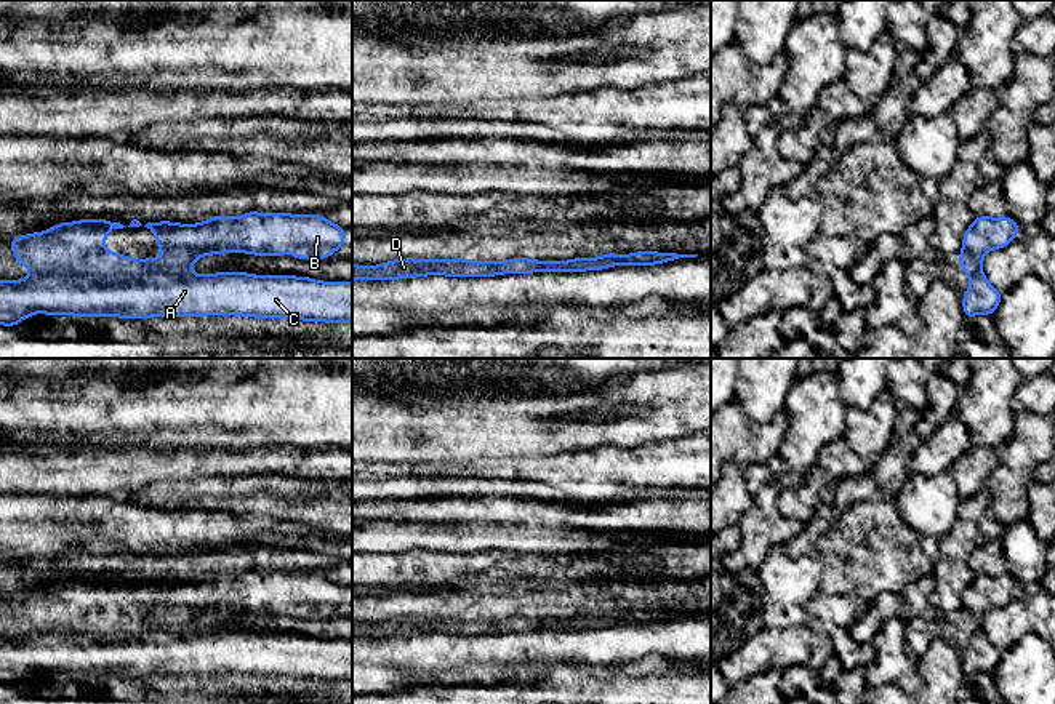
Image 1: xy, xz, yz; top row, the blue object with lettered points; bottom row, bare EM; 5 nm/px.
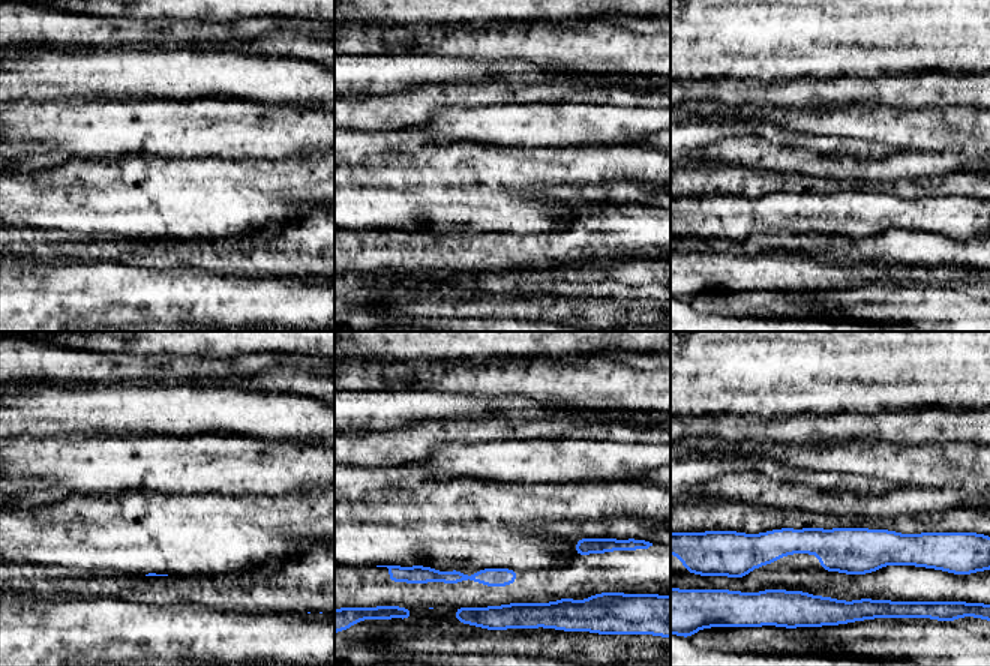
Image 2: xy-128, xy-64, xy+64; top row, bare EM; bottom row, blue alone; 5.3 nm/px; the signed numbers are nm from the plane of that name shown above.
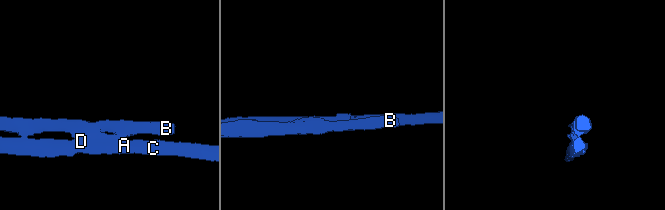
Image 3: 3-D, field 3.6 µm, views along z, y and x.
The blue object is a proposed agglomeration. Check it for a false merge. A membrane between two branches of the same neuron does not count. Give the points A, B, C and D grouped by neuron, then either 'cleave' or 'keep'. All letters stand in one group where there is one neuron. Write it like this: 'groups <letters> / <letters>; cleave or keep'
groups A C D / B; cleave

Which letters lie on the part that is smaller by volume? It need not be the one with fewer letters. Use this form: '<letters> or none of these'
B

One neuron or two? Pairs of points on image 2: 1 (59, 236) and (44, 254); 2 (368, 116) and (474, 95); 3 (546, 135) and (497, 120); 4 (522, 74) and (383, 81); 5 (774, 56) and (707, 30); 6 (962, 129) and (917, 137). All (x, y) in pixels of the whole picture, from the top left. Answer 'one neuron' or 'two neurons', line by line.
1: one neuron
2: one neuron
3: one neuron
4: one neuron
5: one neuron
6: one neuron

